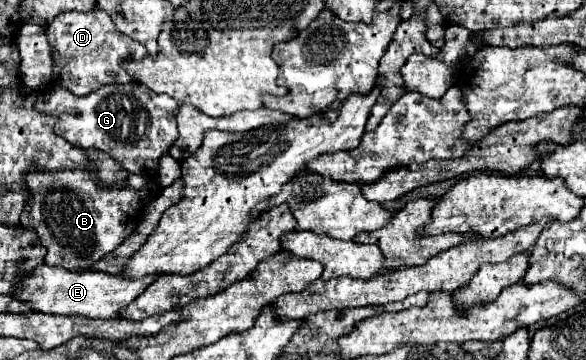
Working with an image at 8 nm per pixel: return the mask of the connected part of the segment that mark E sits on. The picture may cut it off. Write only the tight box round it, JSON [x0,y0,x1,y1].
[18,266,152,318]

